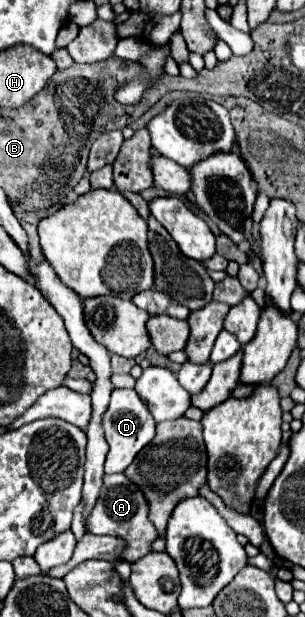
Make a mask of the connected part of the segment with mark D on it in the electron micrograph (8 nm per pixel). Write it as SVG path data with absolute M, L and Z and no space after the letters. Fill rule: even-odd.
M114 390L110 404L102 414L102 428L110 446L110 452L106 456L106 474L124 472L132 464L136 454L154 438L154 426L156 422L136 390Z

